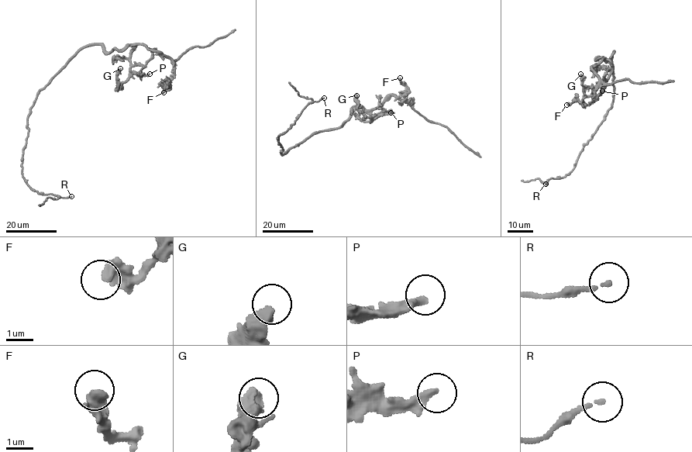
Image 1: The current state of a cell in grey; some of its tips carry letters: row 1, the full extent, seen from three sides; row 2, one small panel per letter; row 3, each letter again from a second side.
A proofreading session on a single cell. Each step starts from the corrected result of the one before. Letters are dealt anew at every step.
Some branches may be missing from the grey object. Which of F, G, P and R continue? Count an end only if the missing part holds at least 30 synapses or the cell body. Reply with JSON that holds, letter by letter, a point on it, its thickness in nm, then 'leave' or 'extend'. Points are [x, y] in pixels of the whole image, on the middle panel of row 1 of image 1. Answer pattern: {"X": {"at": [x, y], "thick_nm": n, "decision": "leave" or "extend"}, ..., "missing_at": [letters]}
{"F": {"at": [400, 77], "thick_nm": 320, "decision": "leave"}, "G": {"at": [356, 95], "thick_nm": 440, "decision": "leave"}, "P": {"at": [390, 112], "thick_nm": 320, "decision": "leave"}, "R": {"at": [324, 98], "thick_nm": 150, "decision": "leave"}, "missing_at": []}

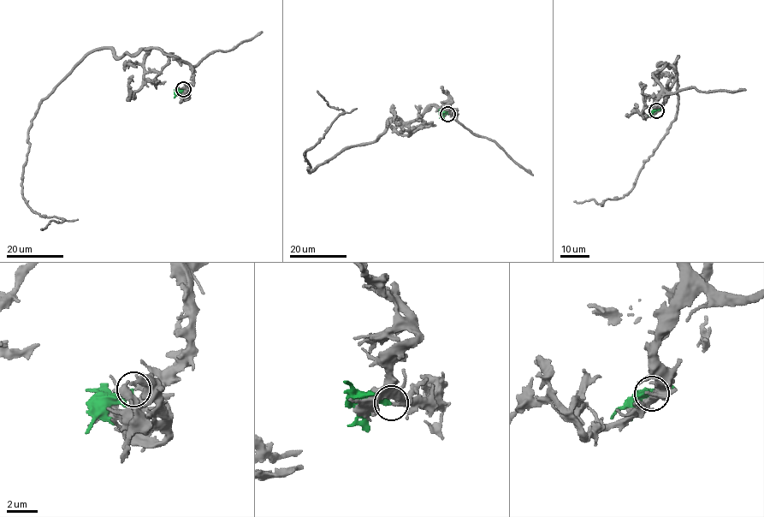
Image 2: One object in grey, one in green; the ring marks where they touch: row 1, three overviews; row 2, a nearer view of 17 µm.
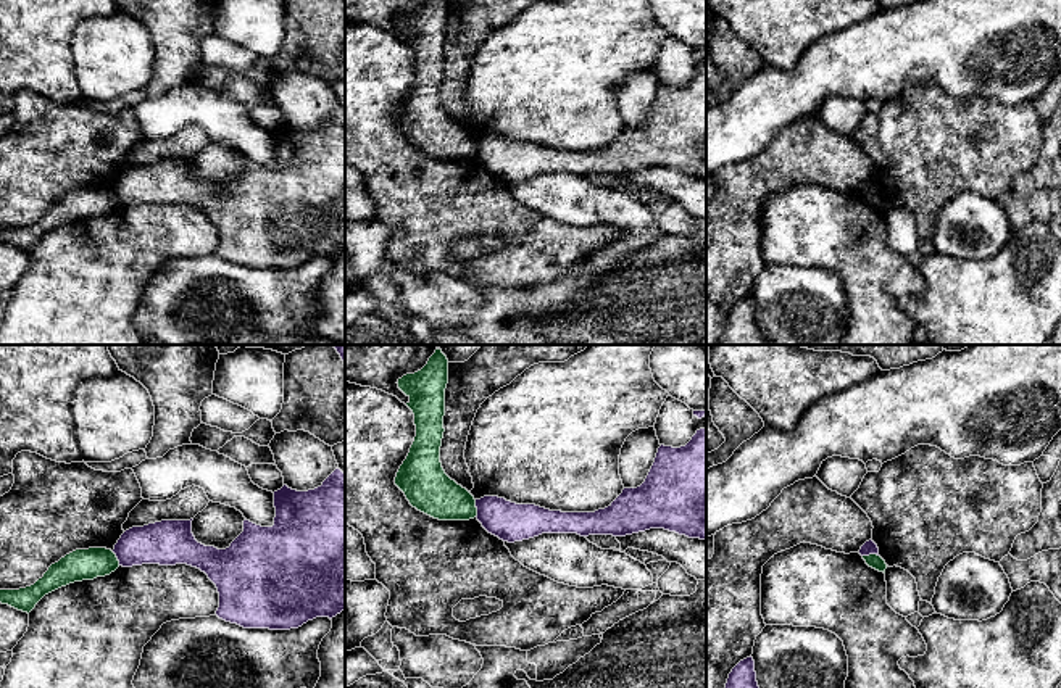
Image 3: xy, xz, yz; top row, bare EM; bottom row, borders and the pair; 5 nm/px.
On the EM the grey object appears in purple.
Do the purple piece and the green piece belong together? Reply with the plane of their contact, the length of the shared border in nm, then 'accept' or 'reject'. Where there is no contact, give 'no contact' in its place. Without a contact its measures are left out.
meets purple in xz; contact 90 nm long; reject

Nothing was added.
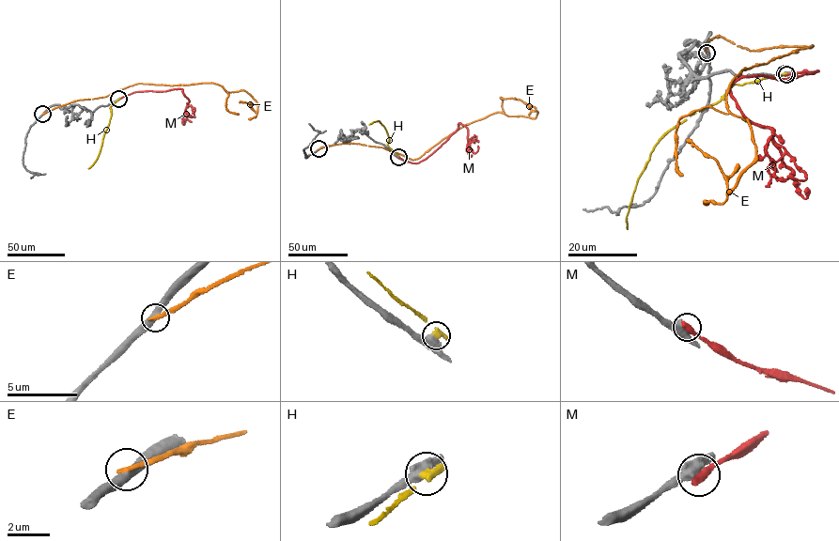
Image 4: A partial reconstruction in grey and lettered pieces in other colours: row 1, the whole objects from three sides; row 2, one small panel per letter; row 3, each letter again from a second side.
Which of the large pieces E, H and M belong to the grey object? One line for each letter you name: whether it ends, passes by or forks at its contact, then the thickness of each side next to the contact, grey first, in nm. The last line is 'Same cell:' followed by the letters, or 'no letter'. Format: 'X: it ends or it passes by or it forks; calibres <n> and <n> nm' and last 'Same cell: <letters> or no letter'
Same cell: no letter

